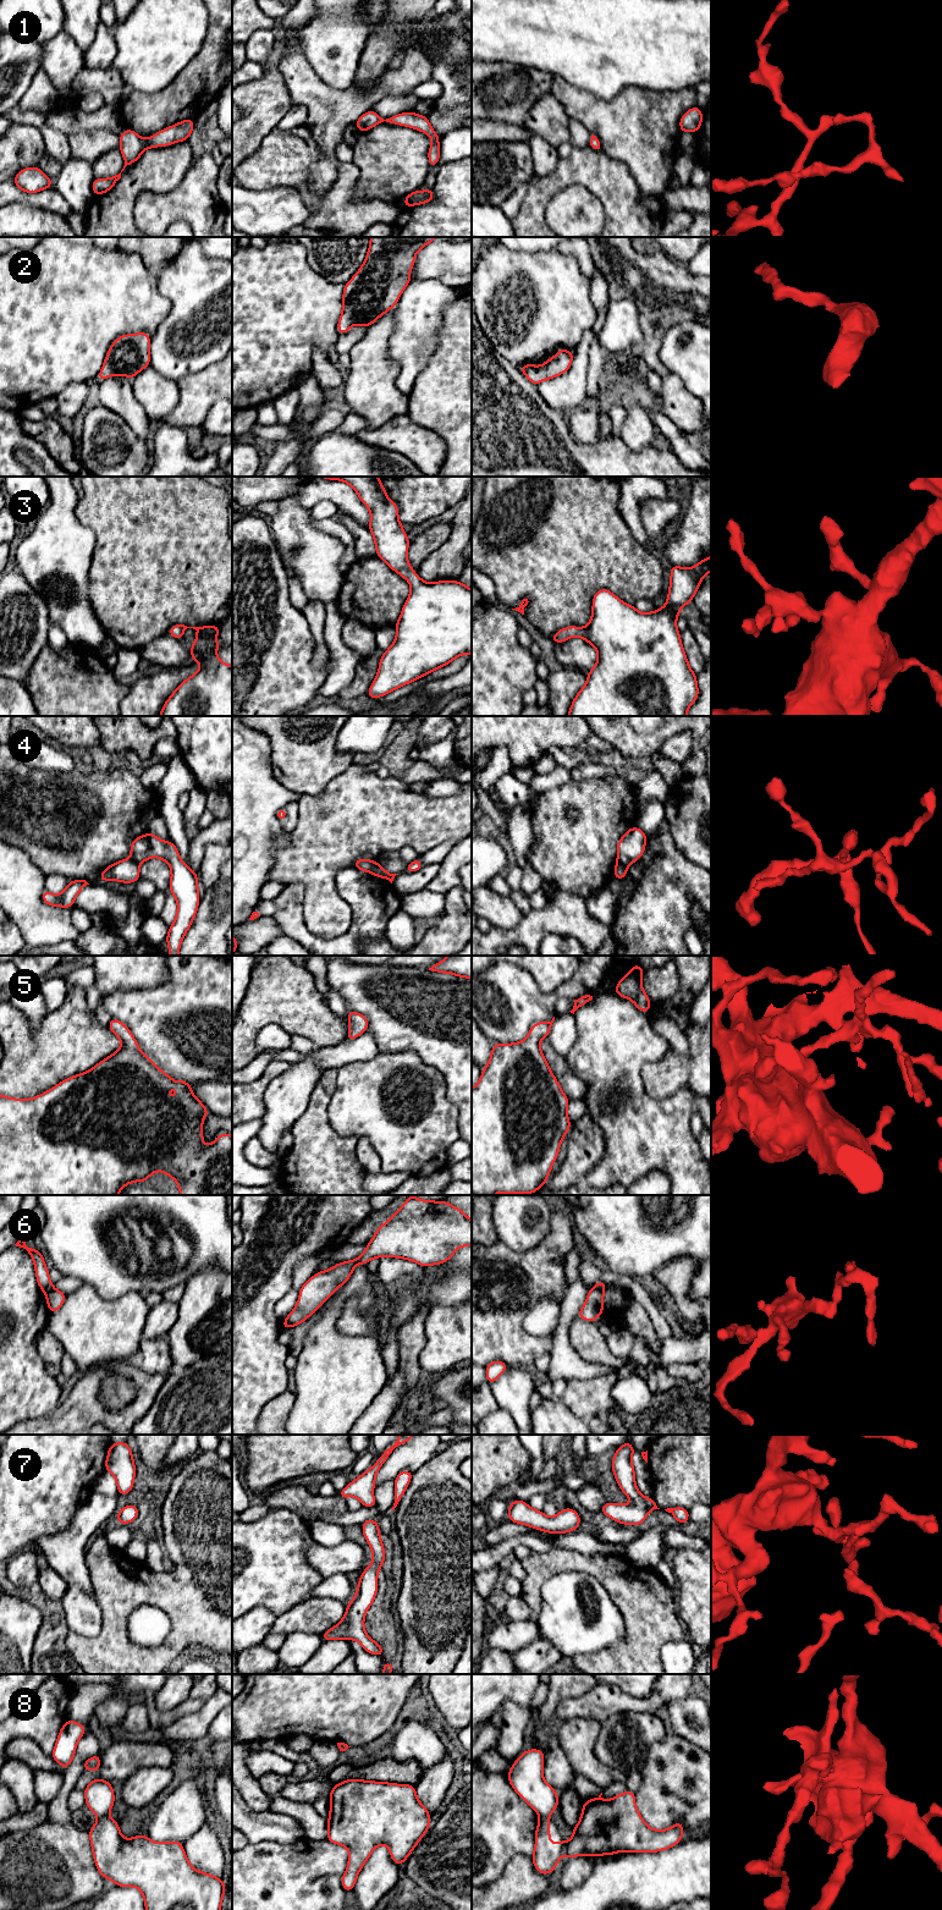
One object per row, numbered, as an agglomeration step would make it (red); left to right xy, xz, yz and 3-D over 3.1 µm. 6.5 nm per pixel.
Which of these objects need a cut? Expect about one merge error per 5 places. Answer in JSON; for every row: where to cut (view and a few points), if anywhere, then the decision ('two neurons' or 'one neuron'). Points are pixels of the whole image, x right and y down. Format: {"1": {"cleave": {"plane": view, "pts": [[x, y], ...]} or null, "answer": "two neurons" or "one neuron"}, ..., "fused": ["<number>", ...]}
{"1": {"cleave": null, "answer": "one neuron"}, "2": {"cleave": null, "answer": "one neuron"}, "3": {"cleave": null, "answer": "one neuron"}, "4": {"cleave": {"plane": "xz", "pts": [[378, 864], [369, 871]]}, "answer": "two neurons"}, "5": {"cleave": null, "answer": "one neuron"}, "6": {"cleave": {"plane": "yz", "pts": [[595, 1286], [602, 1292]]}, "answer": "two neurons"}, "7": {"cleave": null, "answer": "one neuron"}, "8": {"cleave": {"plane": "yz", "pts": [[540, 1816], [547, 1817]]}, "answer": "two neurons"}, "fused": ["4", "6", "8"]}

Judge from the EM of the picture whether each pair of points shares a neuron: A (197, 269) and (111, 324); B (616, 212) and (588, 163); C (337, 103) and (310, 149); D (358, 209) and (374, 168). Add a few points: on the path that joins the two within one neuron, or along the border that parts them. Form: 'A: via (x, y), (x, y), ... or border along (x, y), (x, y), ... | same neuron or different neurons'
A: border along (155, 270), (158, 289), (170, 301), (160, 321) | different neurons
B: via (616, 199), (616, 191), (600, 175) | same neuron
C: border along (304, 125), (323, 153), (309, 170) | different neurons
D: border along (359, 170), (353, 196), (390, 204) | different neurons

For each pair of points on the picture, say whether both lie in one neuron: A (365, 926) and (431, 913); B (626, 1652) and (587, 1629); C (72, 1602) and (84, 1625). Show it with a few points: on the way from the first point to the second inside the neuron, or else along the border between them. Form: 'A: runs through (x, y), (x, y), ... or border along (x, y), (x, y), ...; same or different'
A: border along (400, 898), (401, 908); different
B: border along (624, 1619), (624, 1634), (613, 1645), (585, 1652); different
C: runs through (78, 1608), (83, 1613), (84, 1619); same

